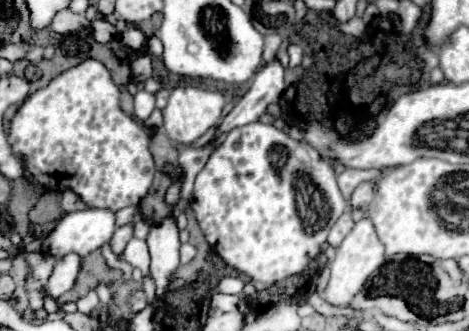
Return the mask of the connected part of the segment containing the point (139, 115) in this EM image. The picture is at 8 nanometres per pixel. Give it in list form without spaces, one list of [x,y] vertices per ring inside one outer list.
[[[139,90],[137,94],[135,94],[135,118],[137,120],[145,120],[145,118],[149,118],[149,114],[155,110],[155,94],[151,94],[151,92],[147,92],[147,90]]]

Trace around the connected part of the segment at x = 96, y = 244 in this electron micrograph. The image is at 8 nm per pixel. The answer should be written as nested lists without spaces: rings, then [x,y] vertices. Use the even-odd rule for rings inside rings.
[[[85,208],[79,212],[65,214],[53,232],[49,232],[41,244],[47,252],[57,258],[67,252],[77,252],[81,256],[99,250],[107,244],[115,232],[115,212]]]

